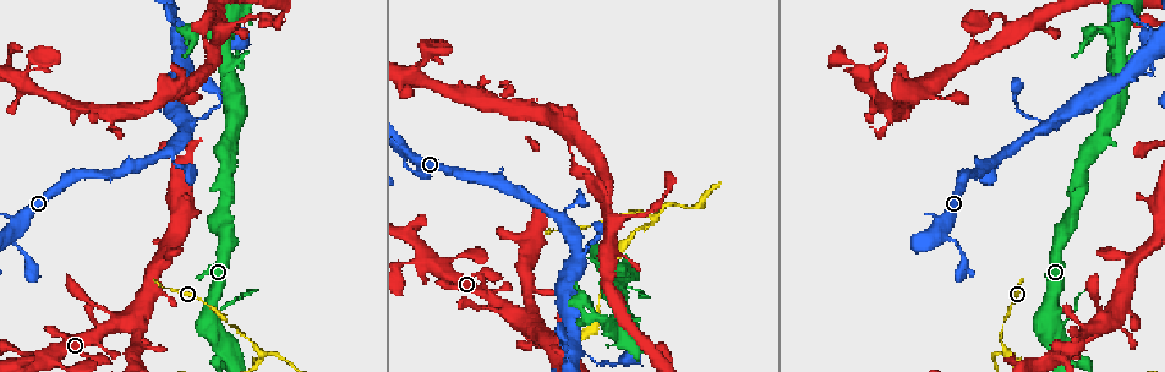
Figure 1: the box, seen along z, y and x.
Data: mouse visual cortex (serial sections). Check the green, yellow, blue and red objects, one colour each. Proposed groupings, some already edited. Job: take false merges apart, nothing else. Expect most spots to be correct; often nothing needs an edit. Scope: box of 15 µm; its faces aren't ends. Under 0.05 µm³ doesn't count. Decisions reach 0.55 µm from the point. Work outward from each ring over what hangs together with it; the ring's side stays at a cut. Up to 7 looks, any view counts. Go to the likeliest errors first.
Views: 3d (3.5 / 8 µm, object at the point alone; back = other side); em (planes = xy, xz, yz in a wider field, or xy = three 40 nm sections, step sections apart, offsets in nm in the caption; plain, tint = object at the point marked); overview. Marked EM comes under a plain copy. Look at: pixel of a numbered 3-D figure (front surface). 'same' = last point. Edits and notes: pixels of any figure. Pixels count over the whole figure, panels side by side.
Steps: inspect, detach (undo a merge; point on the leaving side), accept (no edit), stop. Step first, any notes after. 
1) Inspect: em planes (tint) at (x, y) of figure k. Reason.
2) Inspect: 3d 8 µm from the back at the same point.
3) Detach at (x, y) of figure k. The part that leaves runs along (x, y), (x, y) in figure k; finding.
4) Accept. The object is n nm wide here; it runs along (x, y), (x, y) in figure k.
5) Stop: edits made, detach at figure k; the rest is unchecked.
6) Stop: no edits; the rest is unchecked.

Inspect: 3d 8 µm at (258, 353) of figure 1. Arms part here.

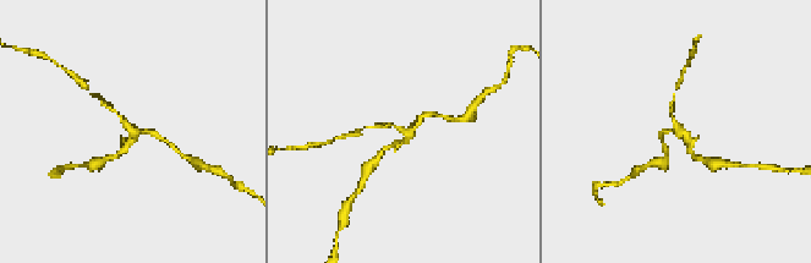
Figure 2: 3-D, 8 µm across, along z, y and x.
Inspect: em xy step 2 (tint) at (405, 131) of figure 2.

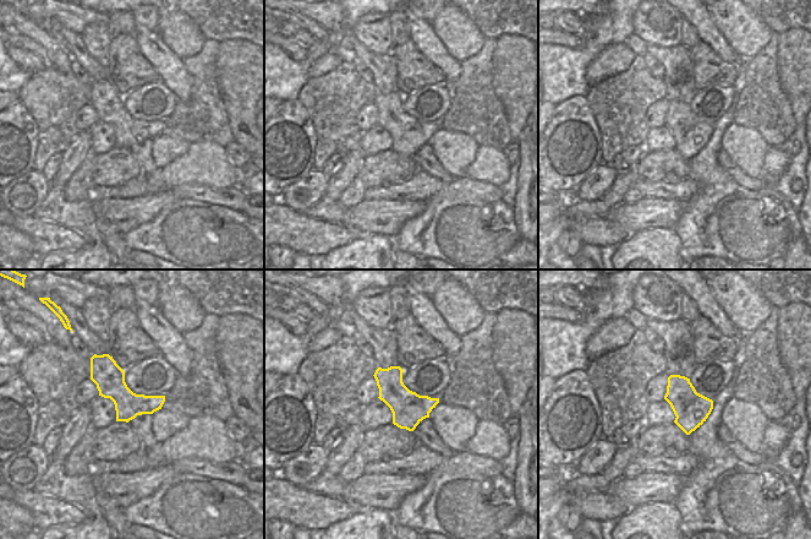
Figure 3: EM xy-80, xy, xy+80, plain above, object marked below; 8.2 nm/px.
Accept. It runs along (673, 104), (672, 115), (692, 155) in figure 2; continuous, no second cell.

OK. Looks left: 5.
Inspect: 3d 3.5 µm at (508, 316) of figure 1. Thick turns thin.

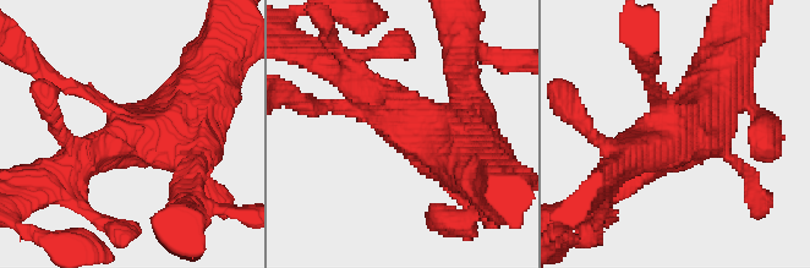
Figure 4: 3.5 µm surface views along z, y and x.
Inspect: em xy step 1 (tint) at (412, 130) of figure 4. Shape alone is not enough.

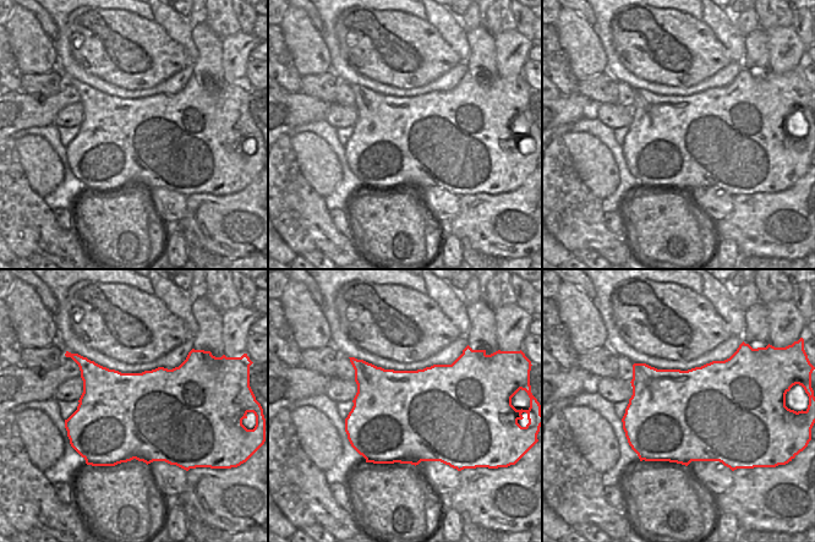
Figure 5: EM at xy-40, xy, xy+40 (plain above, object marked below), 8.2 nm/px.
Accept. It runs along (370, 94), (486, 176) in figure 4; continuous, no second cell.

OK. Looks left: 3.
Inspect: 3d 3.5 µm at (21, 228) of figure 1. Four or more arms meet.

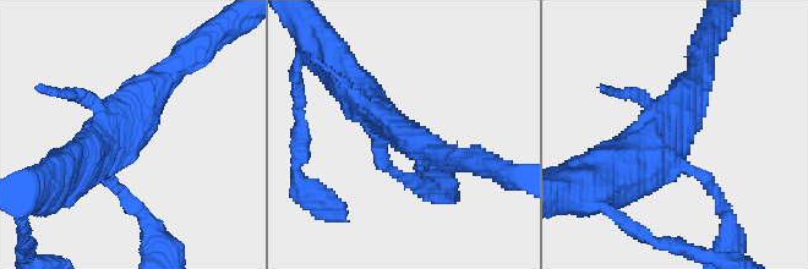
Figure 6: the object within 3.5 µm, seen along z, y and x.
Accept. Continuous, no second cell.

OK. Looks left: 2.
Stop: no edits; the rest is unchecked.

